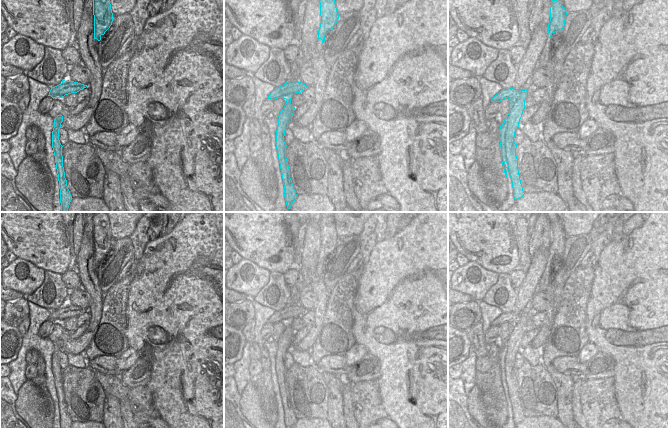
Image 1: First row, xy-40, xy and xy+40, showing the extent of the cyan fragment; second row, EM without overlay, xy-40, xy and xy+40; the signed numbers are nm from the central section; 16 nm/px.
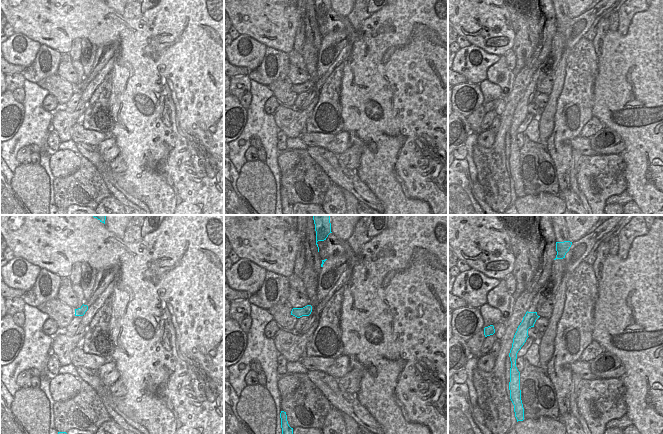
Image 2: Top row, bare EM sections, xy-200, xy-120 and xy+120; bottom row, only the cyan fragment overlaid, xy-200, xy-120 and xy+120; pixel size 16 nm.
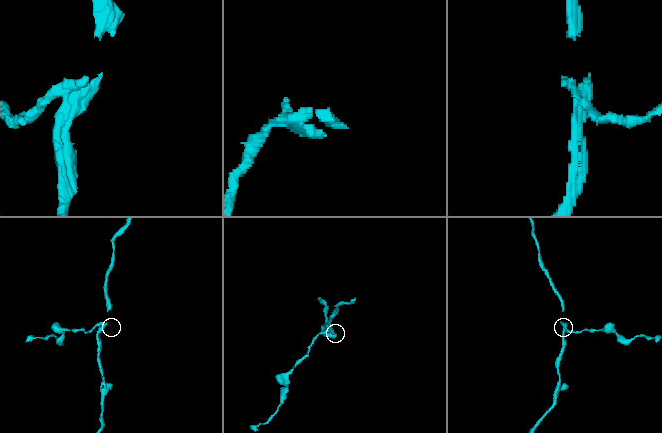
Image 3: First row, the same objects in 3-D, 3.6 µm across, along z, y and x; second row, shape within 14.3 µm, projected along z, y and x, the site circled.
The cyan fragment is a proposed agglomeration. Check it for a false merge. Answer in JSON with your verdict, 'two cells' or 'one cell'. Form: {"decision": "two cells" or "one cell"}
{"decision": "two cells"}

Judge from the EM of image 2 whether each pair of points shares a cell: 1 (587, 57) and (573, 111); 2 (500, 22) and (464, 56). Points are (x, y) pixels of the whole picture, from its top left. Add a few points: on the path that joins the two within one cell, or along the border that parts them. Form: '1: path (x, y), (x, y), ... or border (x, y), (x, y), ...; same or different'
1: path (581, 70), (577, 98); same
2: border (471, 43), (489, 53), (497, 55); different

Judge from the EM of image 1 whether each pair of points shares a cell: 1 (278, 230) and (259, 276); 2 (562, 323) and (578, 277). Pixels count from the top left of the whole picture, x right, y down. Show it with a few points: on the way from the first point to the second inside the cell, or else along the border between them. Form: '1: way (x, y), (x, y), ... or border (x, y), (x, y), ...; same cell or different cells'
1: border (243, 258), (253, 261), (270, 271); different cells
2: way (571, 312), (577, 288); same cell

